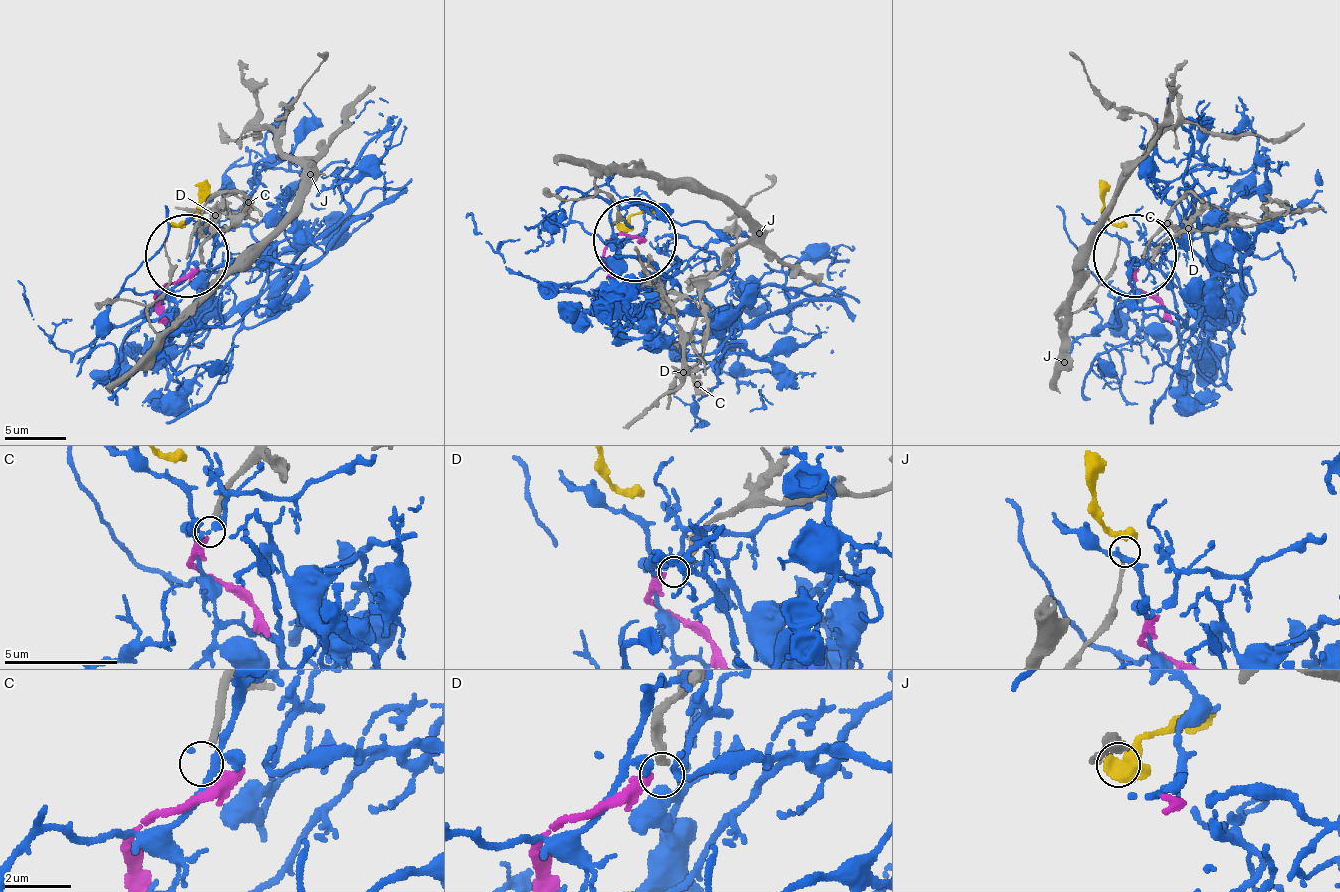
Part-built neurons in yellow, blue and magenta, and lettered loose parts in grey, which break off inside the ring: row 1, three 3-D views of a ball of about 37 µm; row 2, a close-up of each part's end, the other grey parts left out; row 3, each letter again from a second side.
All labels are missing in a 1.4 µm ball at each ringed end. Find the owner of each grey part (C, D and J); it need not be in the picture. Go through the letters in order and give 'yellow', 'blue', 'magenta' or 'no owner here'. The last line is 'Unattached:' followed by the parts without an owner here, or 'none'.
C: no owner here
D: magenta
J: yellow
Unattached: C

